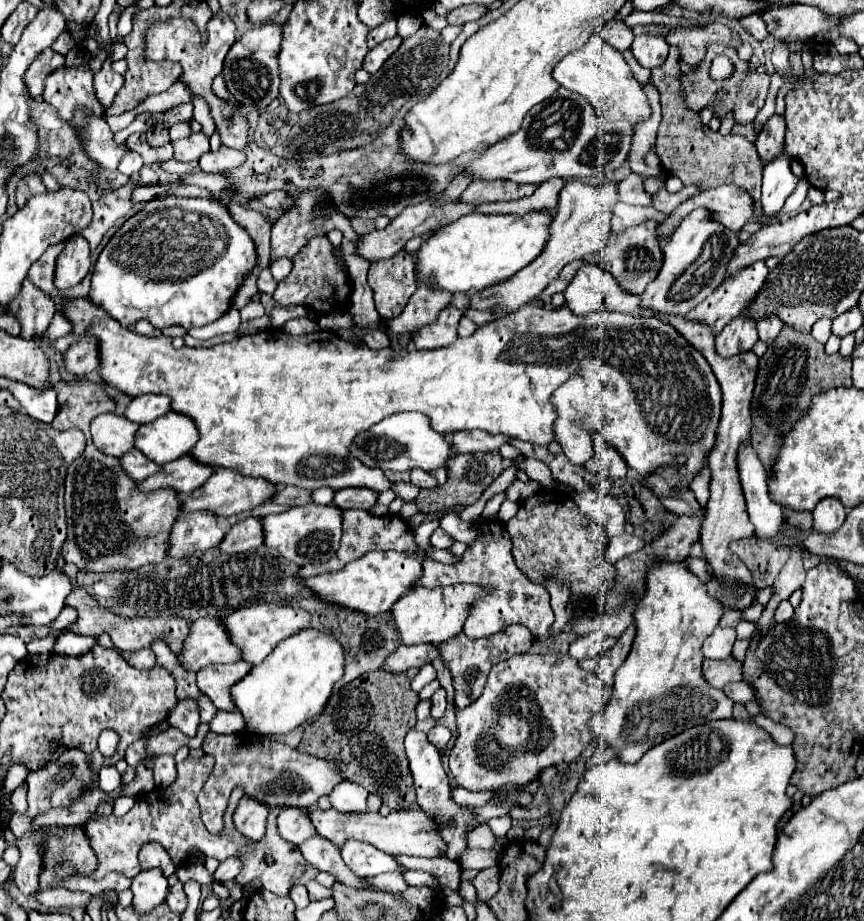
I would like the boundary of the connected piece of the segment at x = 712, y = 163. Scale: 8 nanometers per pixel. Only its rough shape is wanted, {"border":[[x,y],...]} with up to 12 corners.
{"border":[[679,50],[651,70],[665,172],[759,202],[763,164],[743,136],[701,126],[679,94]]}

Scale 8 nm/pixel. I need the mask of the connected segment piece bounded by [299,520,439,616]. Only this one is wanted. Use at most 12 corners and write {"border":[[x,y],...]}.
{"border":[[439,520],[417,552],[369,552],[339,572],[301,578],[321,602],[377,616],[419,580]]}

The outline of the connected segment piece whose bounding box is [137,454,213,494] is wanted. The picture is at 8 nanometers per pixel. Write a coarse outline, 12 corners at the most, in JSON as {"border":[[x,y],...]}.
{"border":[[187,454],[163,464],[137,490],[171,488],[177,494],[197,490],[211,476]]}

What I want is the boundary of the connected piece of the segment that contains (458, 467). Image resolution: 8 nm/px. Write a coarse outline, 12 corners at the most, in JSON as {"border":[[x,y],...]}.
{"border":[[497,452],[457,454],[447,482],[421,490],[421,512],[471,506],[513,462]]}

